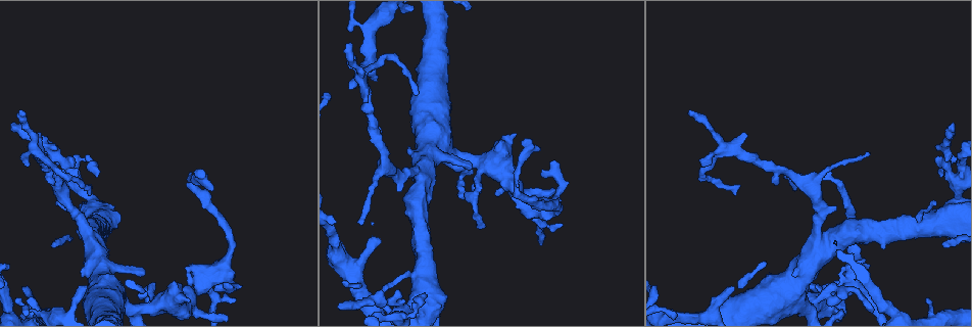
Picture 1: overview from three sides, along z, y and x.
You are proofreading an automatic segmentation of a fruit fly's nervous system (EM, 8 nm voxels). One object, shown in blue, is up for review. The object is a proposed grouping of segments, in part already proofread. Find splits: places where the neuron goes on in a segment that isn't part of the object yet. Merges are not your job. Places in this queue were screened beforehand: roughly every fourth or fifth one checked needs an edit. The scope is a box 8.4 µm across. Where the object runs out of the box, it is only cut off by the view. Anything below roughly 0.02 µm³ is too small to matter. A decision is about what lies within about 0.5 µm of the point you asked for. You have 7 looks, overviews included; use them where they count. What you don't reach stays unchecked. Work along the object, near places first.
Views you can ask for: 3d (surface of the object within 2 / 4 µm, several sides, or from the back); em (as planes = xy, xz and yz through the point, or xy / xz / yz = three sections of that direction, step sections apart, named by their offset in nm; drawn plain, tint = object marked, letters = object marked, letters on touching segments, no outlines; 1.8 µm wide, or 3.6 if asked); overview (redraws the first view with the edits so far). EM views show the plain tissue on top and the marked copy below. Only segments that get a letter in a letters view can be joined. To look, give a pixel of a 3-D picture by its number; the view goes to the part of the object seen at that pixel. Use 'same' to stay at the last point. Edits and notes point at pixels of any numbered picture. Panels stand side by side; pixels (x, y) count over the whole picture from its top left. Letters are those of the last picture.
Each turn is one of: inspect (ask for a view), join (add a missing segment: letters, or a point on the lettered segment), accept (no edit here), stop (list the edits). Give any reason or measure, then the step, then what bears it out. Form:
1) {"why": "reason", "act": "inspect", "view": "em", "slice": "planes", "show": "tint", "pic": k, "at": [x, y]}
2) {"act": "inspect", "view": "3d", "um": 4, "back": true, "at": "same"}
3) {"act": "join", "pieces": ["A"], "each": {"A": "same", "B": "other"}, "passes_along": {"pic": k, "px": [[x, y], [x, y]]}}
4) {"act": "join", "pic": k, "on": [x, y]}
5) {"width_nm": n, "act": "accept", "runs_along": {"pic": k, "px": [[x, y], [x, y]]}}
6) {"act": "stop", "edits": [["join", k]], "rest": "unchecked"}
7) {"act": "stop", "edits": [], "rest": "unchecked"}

{"why": "an open end", "act": "inspect", "view": "3d", "um": 2, "pic": 1, "at": [842, 268]}

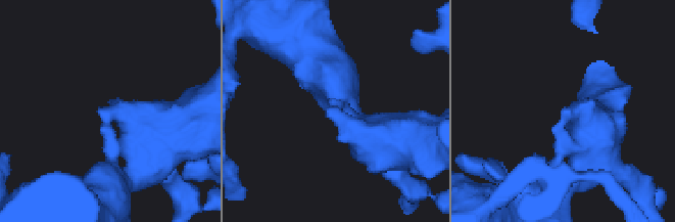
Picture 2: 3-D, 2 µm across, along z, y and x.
{"act": "inspect", "view": "em", "slice": "planes", "show": "letters", "pic": 2, "at": [562, 109]}

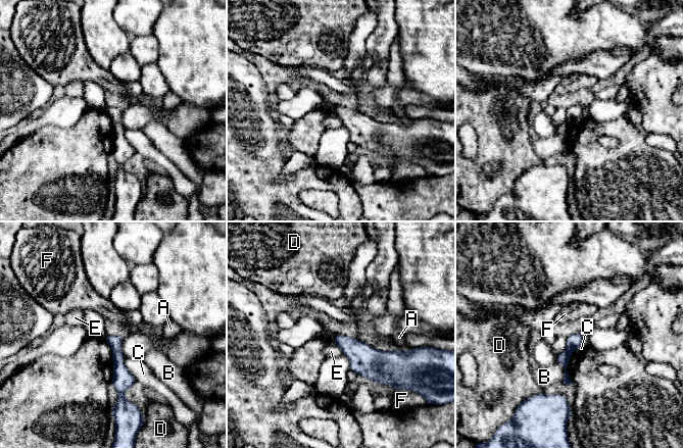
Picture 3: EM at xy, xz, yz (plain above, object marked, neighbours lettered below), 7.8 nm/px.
{"act": "accept", "each": {"A": "other", "B": "other", "C": "other", "D": "other", "E": "other", "F": "other"}, "runs_along": {"pic": 3, "px": [[108, 337], [116, 348], [122, 396]]}, "found": "none of them fits"}

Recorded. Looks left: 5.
{"why": "stops while still wide", "act": "inspect", "view": "3d", "um": 2, "pic": 1, "at": [342, 284]}

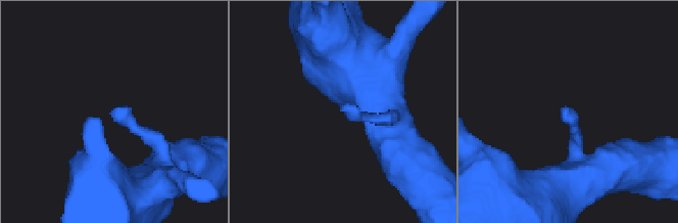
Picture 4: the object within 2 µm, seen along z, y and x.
{"why": "shape alone is not enough", "act": "inspect", "view": "em", "slice": "planes", "show": "letters", "pic": 4, "at": [342, 109]}

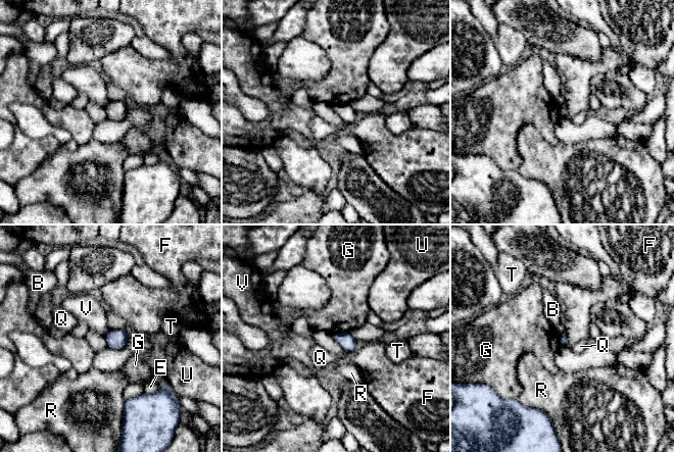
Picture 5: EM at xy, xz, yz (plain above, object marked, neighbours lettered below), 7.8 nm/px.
{"act": "accept", "each": {"B": "other", "E": "other", "F": "other", "G": "other", "Q": "other", "R": "other", "T": "other", "U": "other", "V": "other"}, "found": "none of them fits"}

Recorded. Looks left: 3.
{"why": "branch stops here", "act": "inspect", "view": "em", "um": 3.6, "slice": "planes", "show": "letters", "pic": 1, "at": [22, 286]}

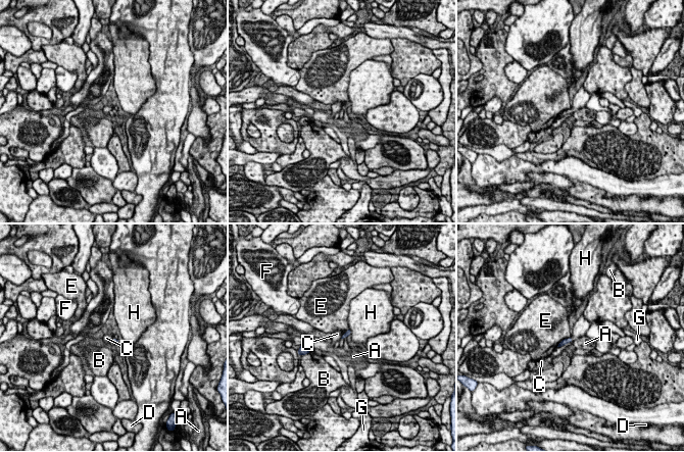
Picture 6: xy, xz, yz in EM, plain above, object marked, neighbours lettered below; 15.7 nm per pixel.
{"act": "accept", "each": {"A": "other", "B": "other", "C": "other", "D": "other", "E": "other", "F": "other", "G": "other", "H": "other"}, "border": {"pic": 6, "px": [[571, 337], [565, 338], [556, 346]]}, "found": "no lettered segment goes on from it"}

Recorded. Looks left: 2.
{"act": "stop", "edits": [], "rest": "unchecked"}

